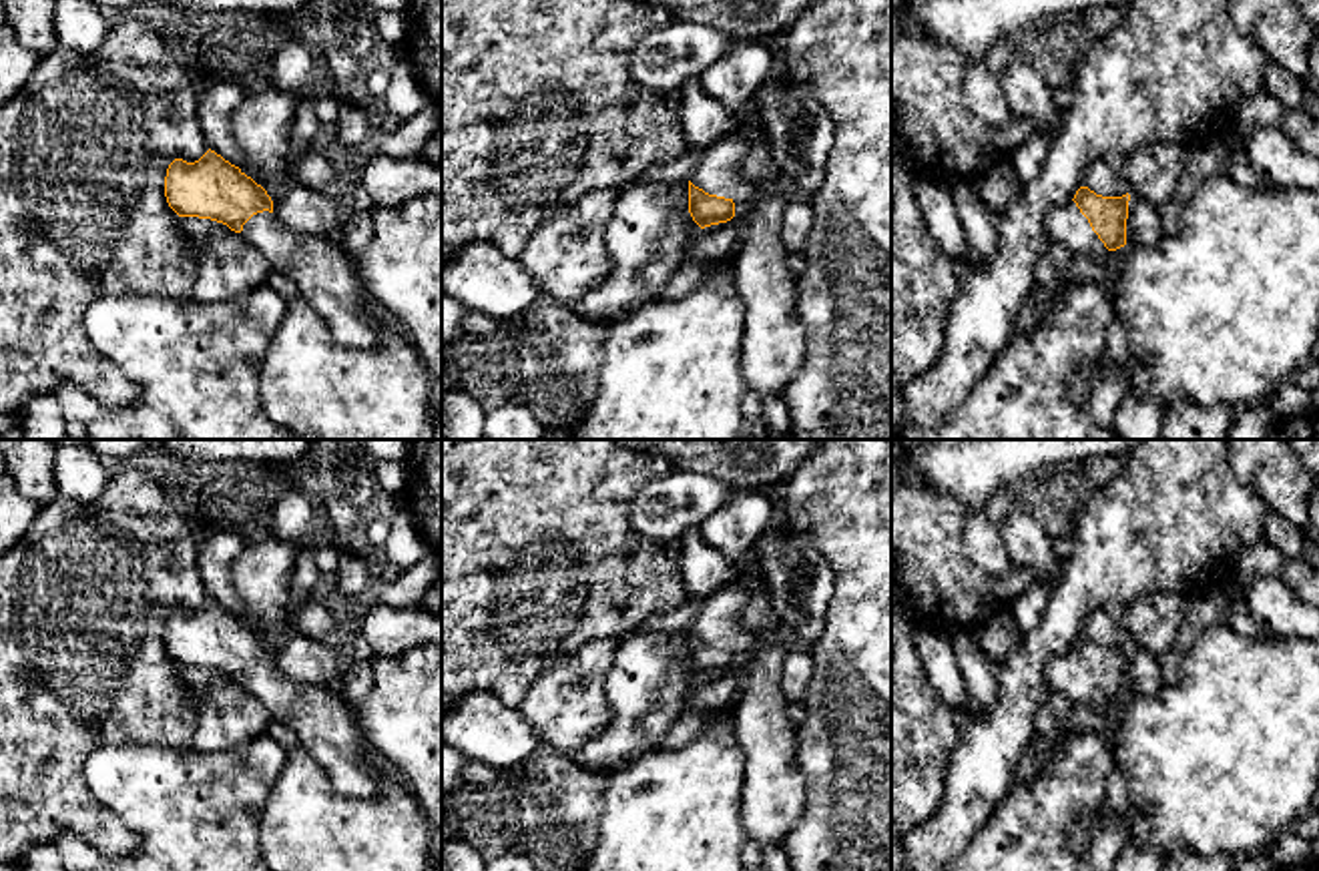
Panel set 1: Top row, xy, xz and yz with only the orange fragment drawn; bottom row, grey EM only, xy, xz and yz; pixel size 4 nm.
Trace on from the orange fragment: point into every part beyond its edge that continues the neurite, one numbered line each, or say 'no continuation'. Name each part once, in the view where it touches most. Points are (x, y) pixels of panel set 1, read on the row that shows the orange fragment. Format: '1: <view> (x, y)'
1: xz (719, 171)

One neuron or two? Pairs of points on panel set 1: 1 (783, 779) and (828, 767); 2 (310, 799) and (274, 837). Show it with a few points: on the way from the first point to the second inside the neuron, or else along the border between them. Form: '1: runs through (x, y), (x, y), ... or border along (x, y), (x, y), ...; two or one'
1: border along (796, 729), (796, 767), (804, 783), (800, 821); two
2: runs through (302, 809), (284, 827); one

